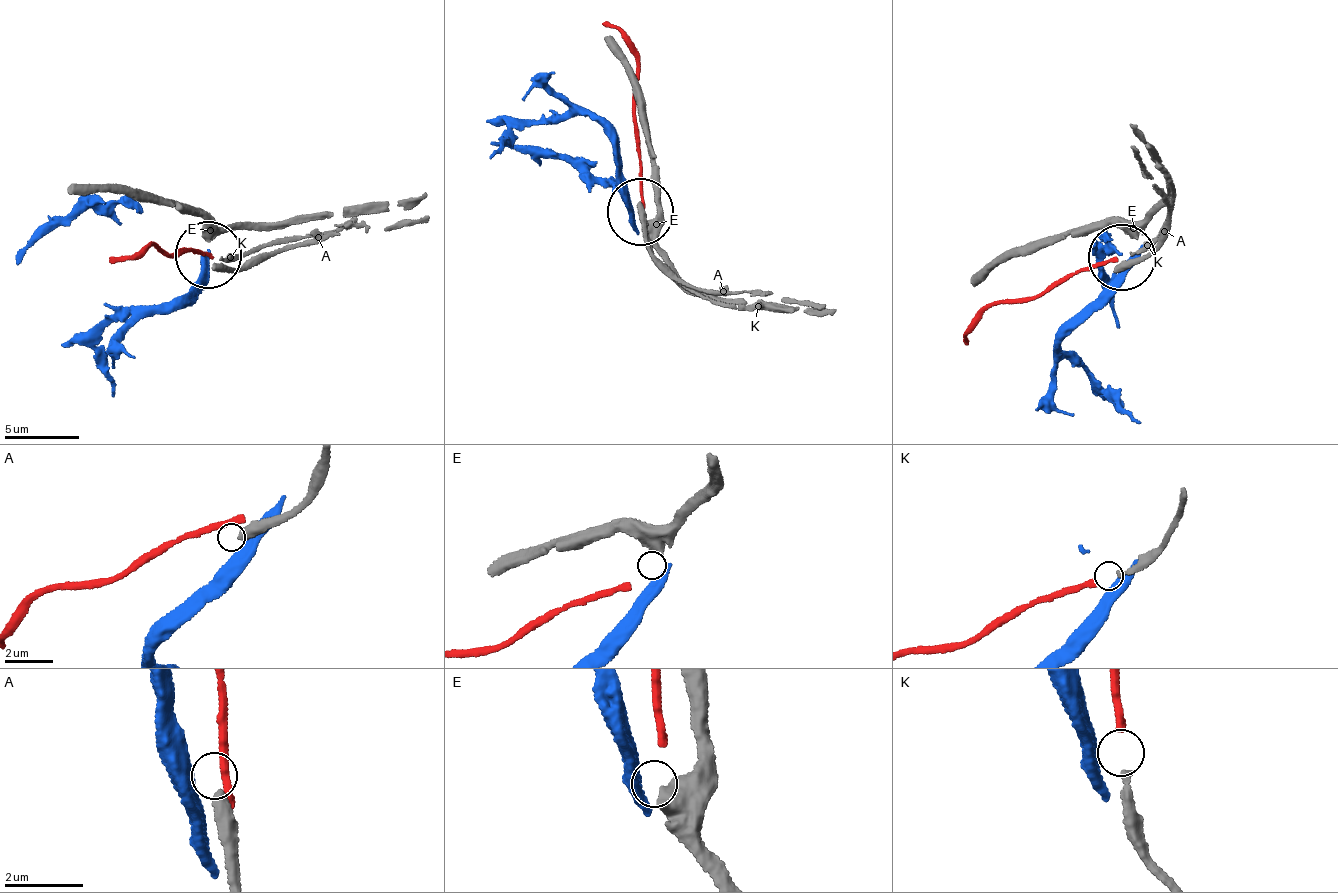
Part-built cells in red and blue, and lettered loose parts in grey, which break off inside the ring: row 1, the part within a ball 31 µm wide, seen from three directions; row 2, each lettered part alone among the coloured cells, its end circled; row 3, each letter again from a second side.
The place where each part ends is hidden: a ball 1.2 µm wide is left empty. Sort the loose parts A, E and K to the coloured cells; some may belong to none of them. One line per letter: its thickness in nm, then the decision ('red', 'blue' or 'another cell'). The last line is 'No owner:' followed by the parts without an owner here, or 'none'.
A: calibre 400 nm; another cell
E: calibre 440 nm; blue
K: calibre 200 nm; red
No owner: A

